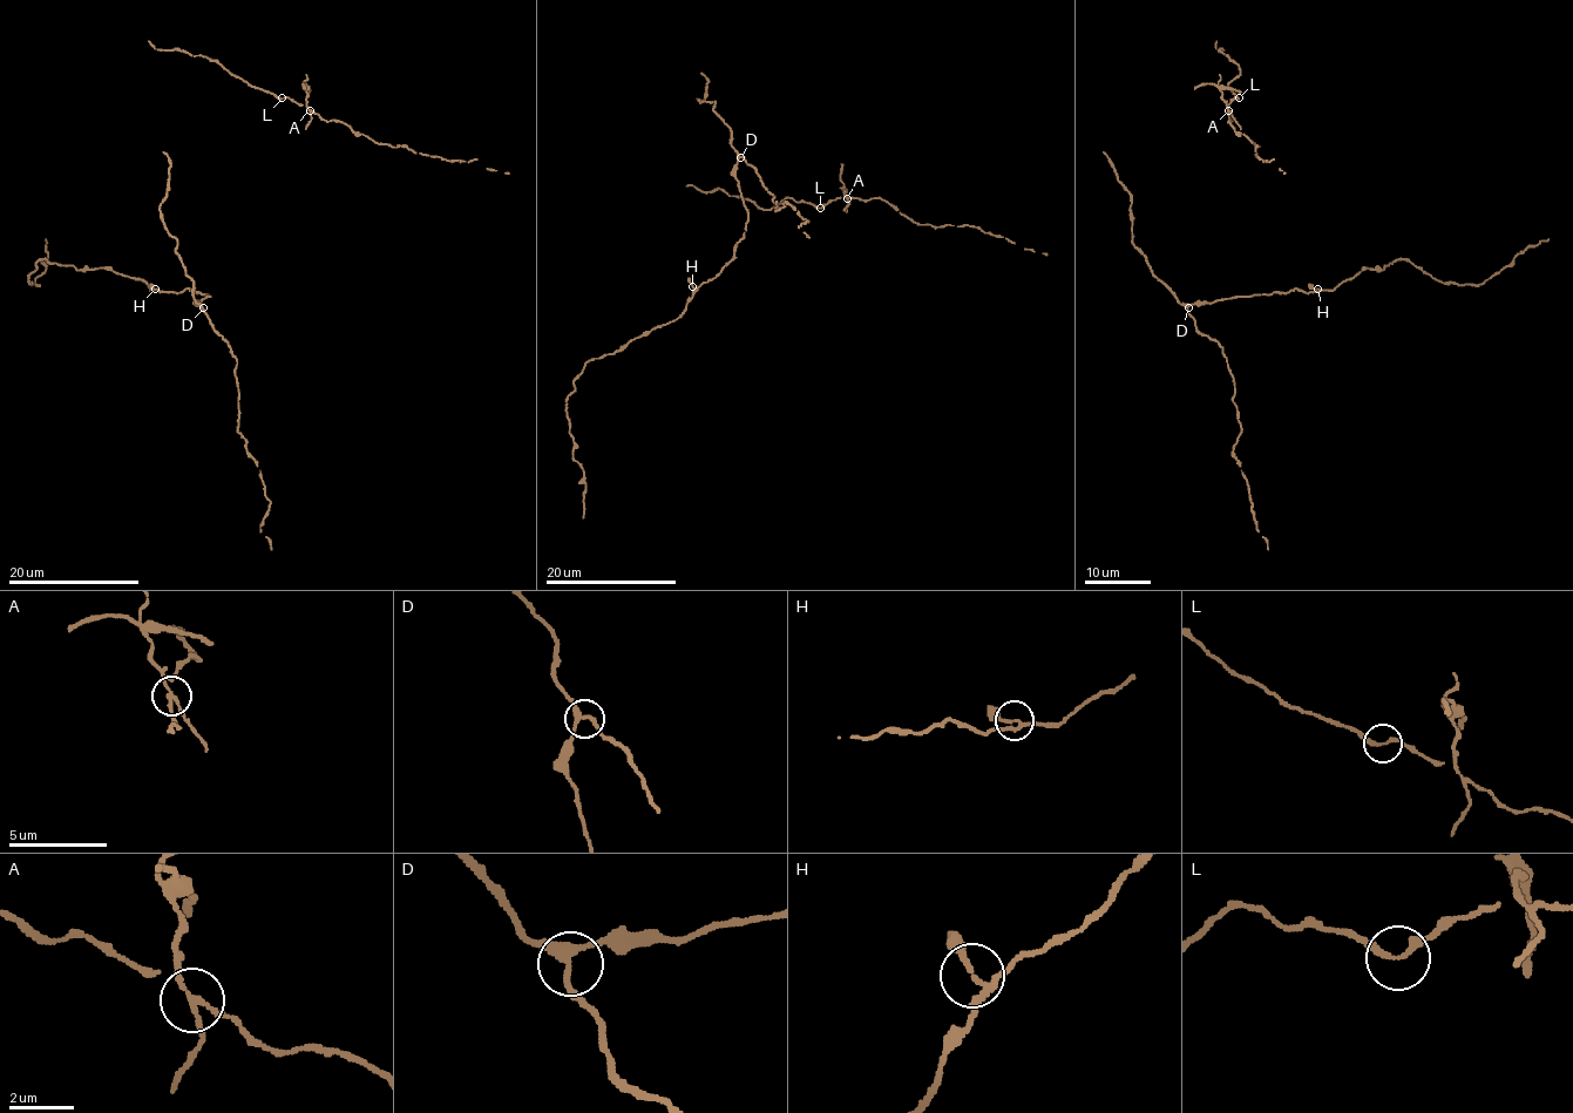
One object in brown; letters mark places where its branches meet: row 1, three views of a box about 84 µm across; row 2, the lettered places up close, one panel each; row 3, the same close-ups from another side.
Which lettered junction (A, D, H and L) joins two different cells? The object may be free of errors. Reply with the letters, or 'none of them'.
A

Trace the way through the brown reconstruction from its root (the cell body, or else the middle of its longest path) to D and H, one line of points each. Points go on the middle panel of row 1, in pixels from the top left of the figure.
D: (699, 102), (714, 102), (713, 108), (730, 128), (731, 144), (740, 157)
H: (699, 102), (714, 102), (731, 131), (747, 222), (734, 258), (693, 287)

